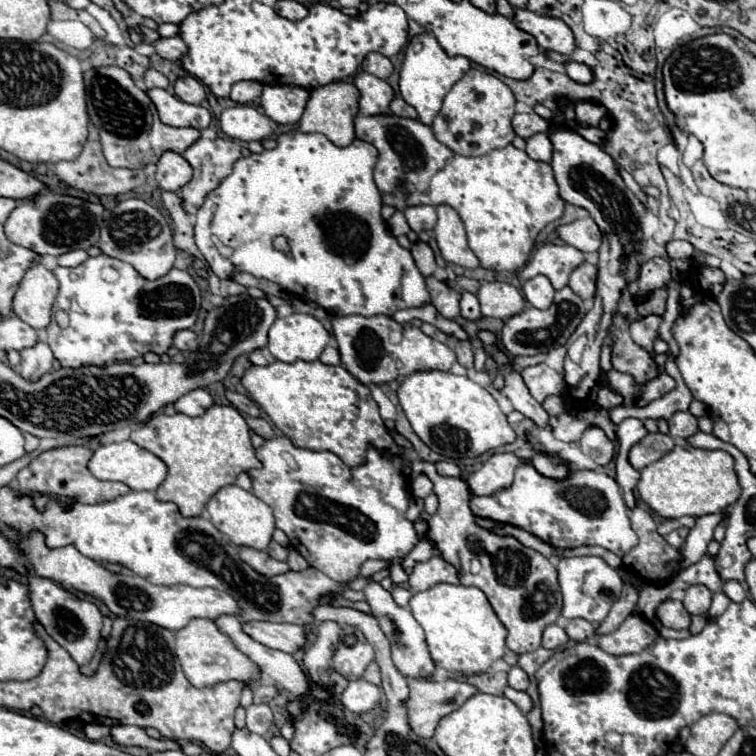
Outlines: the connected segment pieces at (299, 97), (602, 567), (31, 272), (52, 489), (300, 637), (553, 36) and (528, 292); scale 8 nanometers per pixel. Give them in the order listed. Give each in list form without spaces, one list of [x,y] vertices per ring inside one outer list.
[[[263,87],[261,107],[267,117],[275,123],[289,125],[297,123],[303,115],[305,103],[309,99],[309,91],[303,87]]]
[[[565,557],[559,559],[557,571],[559,571],[561,593],[563,593],[563,611],[561,611],[563,617],[567,619],[583,617],[599,625],[607,617],[611,605],[619,599],[623,587],[623,579],[619,571],[609,567],[601,557]]]
[[[42,256],[42,262],[35,261],[23,275],[17,293],[13,295],[15,315],[31,325],[33,329],[45,329],[51,321],[51,309],[57,297],[59,281],[53,275],[58,266],[54,256]]]
[[[59,447],[41,453],[35,461],[31,461],[25,469],[17,473],[17,485],[23,491],[33,493],[45,493],[55,497],[69,497],[79,503],[101,503],[101,501],[113,501],[121,495],[129,493],[129,487],[125,483],[111,483],[111,481],[99,481],[89,471],[87,463],[93,457],[93,451],[89,447]]]
[[[243,621],[243,631],[271,647],[271,649],[279,649],[285,653],[295,653],[301,647],[305,647],[307,637],[305,637],[305,627],[301,625],[293,625],[293,623],[269,623],[269,621]]]
[[[515,9],[513,21],[519,25],[519,29],[531,33],[537,39],[539,49],[557,51],[563,55],[571,55],[577,49],[573,31],[557,17],[537,15],[527,9]]]
[[[539,275],[539,277],[533,277],[531,281],[523,283],[523,293],[525,293],[525,299],[537,307],[537,309],[547,309],[553,301],[553,295],[555,295],[555,289],[551,285],[551,281],[547,281],[547,277]]]

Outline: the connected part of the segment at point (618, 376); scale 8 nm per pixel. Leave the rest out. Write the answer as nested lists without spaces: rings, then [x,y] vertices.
[[[611,369],[611,371],[605,375],[605,379],[607,379],[611,391],[615,391],[615,393],[619,393],[619,395],[625,397],[625,405],[633,405],[633,397],[635,397],[639,385],[633,381],[631,375],[619,373],[619,371]]]

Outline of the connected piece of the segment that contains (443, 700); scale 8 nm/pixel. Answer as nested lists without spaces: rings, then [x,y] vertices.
[[[409,679],[409,701],[407,701],[407,709],[409,709],[409,725],[411,729],[421,735],[421,737],[433,737],[435,729],[439,725],[439,721],[453,713],[455,709],[459,709],[469,697],[473,697],[477,691],[477,687],[473,687],[471,683],[459,681],[459,679],[447,679],[443,683],[439,681],[429,681],[429,679]]]

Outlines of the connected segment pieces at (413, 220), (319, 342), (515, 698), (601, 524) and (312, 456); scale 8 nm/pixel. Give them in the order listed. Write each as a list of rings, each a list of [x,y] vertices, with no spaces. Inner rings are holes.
[[[417,205],[417,207],[407,207],[405,209],[405,219],[409,223],[409,227],[419,233],[419,231],[427,231],[431,233],[435,223],[437,223],[437,211],[431,205]]]
[[[291,313],[289,317],[275,319],[275,323],[269,329],[269,345],[267,347],[277,361],[295,363],[297,359],[303,359],[303,361],[319,359],[319,355],[327,343],[329,343],[329,333],[321,321],[317,321],[313,315]]]
[[[507,687],[505,689],[505,693],[503,693],[507,699],[511,699],[523,713],[527,713],[529,709],[531,709],[531,699],[529,699],[529,695],[527,693],[523,693],[523,691],[515,691],[515,689],[511,689],[511,687]]]
[[[558,440],[558,455],[563,457],[571,468],[594,471],[573,471],[563,481],[551,481],[539,475],[531,465],[521,465],[515,471],[515,481],[509,489],[495,495],[471,497],[473,515],[521,527],[557,549],[599,545],[619,557],[629,553],[639,543],[639,539],[637,533],[631,529],[619,483],[607,473],[595,473],[603,471],[604,467],[588,461],[578,446]]]
[[[281,435],[267,439],[257,449],[257,459],[263,467],[249,471],[253,495],[273,509],[277,527],[307,563],[333,581],[353,581],[365,561],[403,559],[415,545],[413,523],[383,503],[377,489],[355,485],[351,469],[337,455],[299,449]]]

